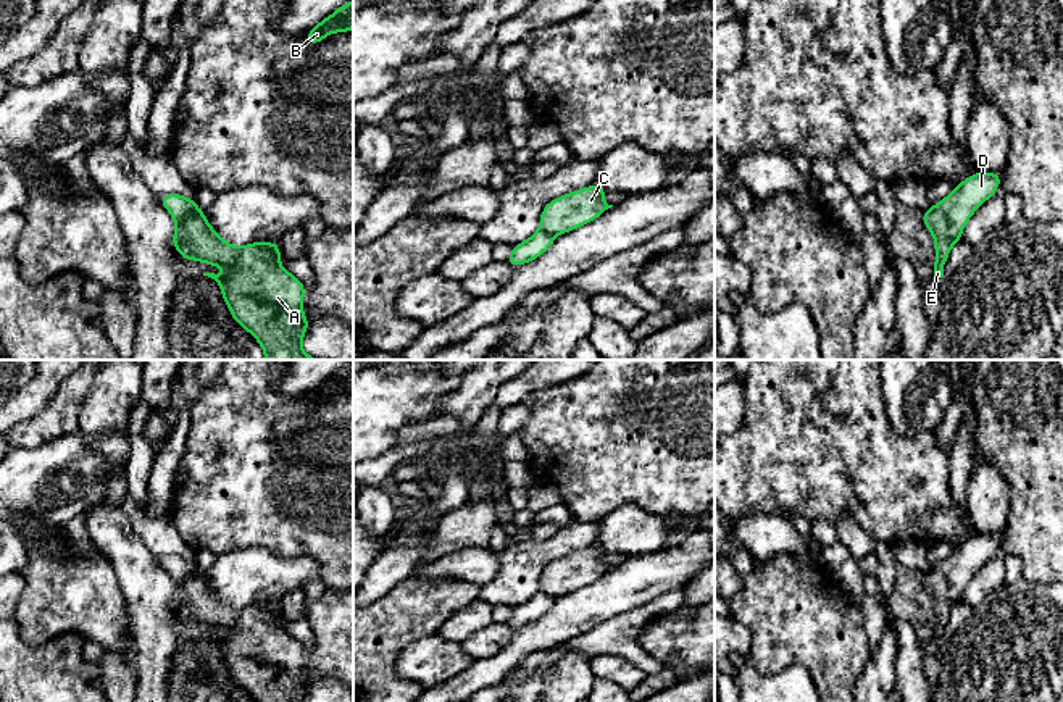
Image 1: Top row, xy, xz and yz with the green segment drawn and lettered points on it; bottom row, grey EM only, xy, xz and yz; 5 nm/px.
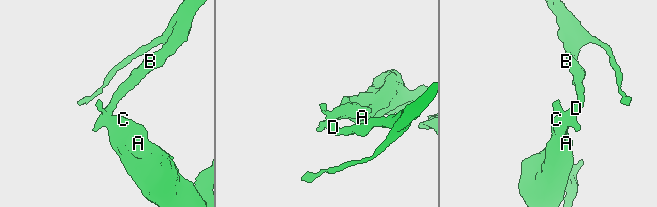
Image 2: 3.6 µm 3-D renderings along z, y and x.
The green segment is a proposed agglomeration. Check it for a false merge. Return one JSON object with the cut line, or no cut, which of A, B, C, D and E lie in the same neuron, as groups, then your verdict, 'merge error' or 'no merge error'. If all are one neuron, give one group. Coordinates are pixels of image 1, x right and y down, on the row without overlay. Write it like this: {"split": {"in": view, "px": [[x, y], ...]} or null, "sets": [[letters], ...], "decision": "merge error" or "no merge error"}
{"split": {"in": "xy", "px": [[195, 568], [183, 583], [181, 604], [176, 609]]}, "sets": [["A", "C", "E"], ["B", "D"]], "decision": "merge error"}

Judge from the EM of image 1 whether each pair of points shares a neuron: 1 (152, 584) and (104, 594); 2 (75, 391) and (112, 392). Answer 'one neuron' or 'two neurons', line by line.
1: two neurons
2: two neurons

